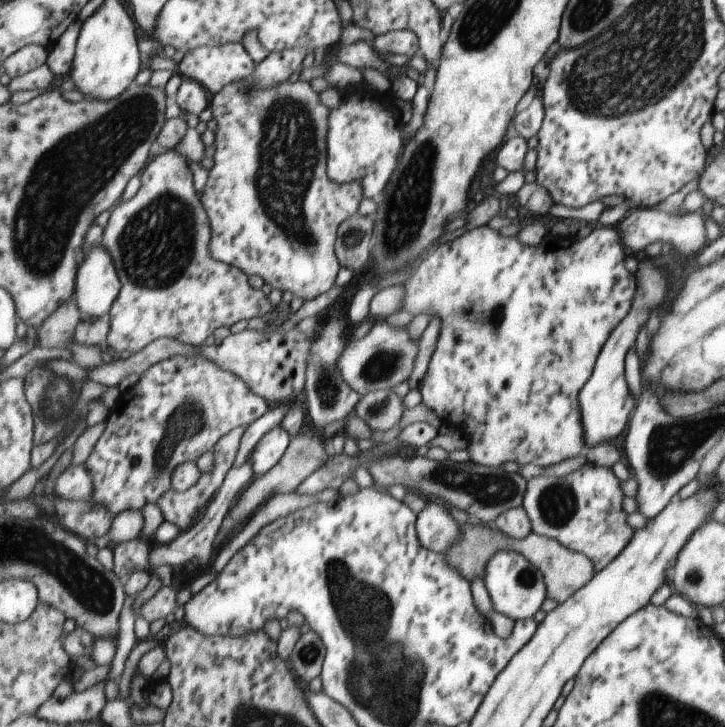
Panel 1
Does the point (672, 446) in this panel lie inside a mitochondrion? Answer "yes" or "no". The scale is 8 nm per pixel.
yes

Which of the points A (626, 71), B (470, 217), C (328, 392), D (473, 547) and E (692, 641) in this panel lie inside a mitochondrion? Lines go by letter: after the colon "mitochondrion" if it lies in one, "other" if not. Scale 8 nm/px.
A: mitochondrion
B: other
C: mitochondrion
D: mitochondrion
E: other

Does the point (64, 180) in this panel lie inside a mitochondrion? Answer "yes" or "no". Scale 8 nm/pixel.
yes

